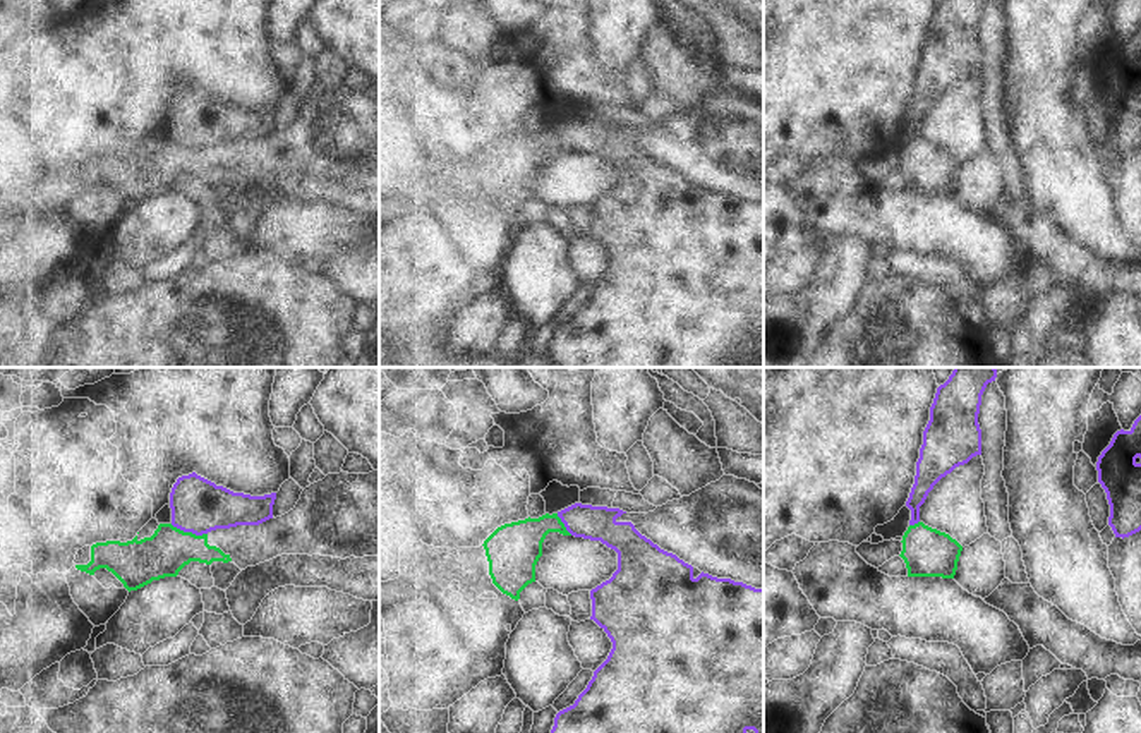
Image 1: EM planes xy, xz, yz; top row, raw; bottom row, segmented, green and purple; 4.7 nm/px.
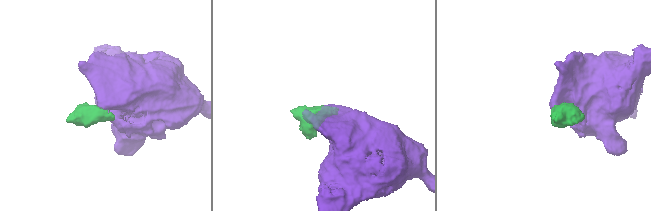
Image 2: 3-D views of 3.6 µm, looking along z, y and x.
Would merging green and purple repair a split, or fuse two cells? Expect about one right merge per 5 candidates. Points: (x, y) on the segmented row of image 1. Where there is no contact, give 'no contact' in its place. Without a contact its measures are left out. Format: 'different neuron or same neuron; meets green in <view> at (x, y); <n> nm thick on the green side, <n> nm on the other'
different neuron; meets green in xy at (189, 533); 220 nm thick on the green side, 260 nm on the other

